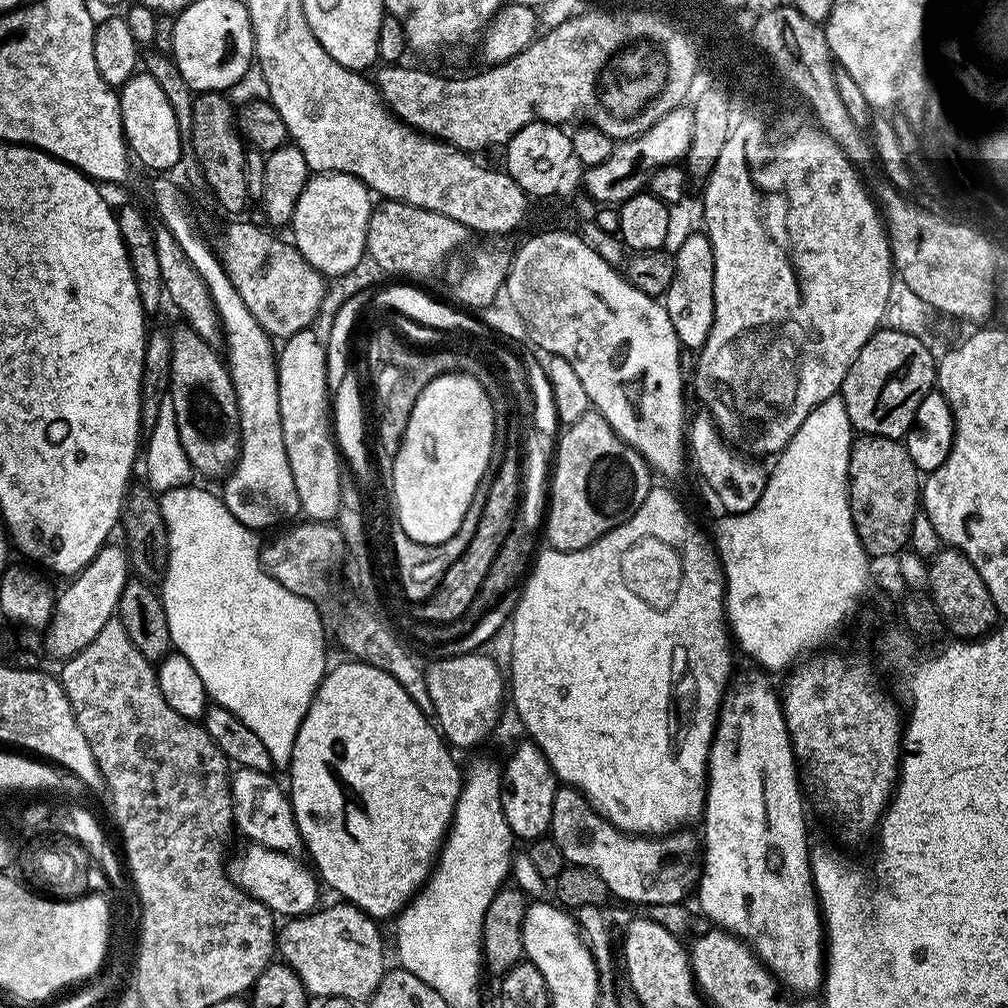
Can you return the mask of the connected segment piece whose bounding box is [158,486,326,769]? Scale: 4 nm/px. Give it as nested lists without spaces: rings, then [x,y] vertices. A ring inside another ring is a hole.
[[[187,486],[161,492],[158,499],[169,536],[169,560],[162,581],[162,599],[166,622],[170,622],[173,649],[194,666],[209,701],[236,715],[262,740],[275,767],[287,769],[292,762],[294,738],[326,671],[326,629],[320,610],[266,574],[260,561],[262,540],[256,537],[259,535],[242,526],[217,493],[215,496],[204,488]]]

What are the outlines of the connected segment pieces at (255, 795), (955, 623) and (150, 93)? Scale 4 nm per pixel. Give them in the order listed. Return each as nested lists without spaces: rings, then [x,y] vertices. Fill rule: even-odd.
[[[237,767],[231,773],[234,824],[238,832],[245,836],[245,841],[270,850],[296,854],[301,851],[302,841],[292,801],[289,793],[280,789],[279,782],[273,776],[271,771],[259,772],[243,767]]]
[[[944,546],[927,567],[927,591],[947,631],[955,639],[979,639],[989,634],[997,625],[998,613],[994,598],[990,598],[990,590],[986,590],[986,582],[982,582],[982,574],[974,570],[970,558],[963,556],[956,548]]]
[[[140,70],[130,77],[119,89],[120,113],[124,138],[128,142],[131,155],[140,160],[156,174],[164,174],[167,168],[181,163],[178,119],[174,114],[174,106],[170,106],[170,98],[166,98],[166,90],[154,82],[148,73]]]

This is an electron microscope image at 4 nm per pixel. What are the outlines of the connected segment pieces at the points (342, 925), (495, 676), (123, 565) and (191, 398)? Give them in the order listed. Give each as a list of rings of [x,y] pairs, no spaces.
[[[347,902],[336,903],[340,904],[289,919],[285,923],[288,925],[279,929],[278,952],[283,963],[290,964],[298,974],[309,997],[337,996],[367,1002],[378,990],[386,971],[384,940],[376,925],[379,923],[361,908]]]
[[[477,650],[464,656],[436,658],[432,665],[423,669],[435,723],[453,749],[472,748],[482,743],[495,730],[500,720],[500,707],[506,704],[505,669],[491,655],[483,654]]]
[[[119,543],[105,544],[100,549],[100,553],[84,569],[65,583],[68,585],[64,589],[59,589],[52,623],[43,633],[45,650],[57,662],[63,662],[78,654],[82,646],[90,646],[90,641],[96,637],[98,630],[102,630],[102,626],[106,626],[106,622],[116,616],[116,607],[129,579],[128,553]]]
[[[187,326],[179,327],[173,330],[172,341],[170,341],[172,357],[168,367],[168,383],[174,414],[177,416],[182,449],[185,450],[186,458],[199,475],[201,472],[204,476],[224,478],[232,471],[232,467],[236,465],[236,460],[240,456],[240,415],[236,391],[221,353],[219,356],[216,353],[217,349],[200,338],[194,329]]]

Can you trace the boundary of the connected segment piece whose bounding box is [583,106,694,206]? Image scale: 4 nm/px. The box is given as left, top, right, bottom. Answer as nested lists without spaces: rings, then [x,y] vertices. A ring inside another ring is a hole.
[[[681,106],[670,110],[670,114],[666,114],[657,124],[650,126],[650,130],[646,130],[641,136],[635,136],[632,140],[621,140],[615,145],[610,154],[610,158],[606,158],[606,162],[602,162],[598,166],[587,169],[583,174],[584,188],[597,201],[600,206],[619,206],[625,200],[635,196],[651,181],[653,172],[659,168],[665,168],[667,164],[676,164],[683,161],[687,157],[690,150],[690,138],[694,134],[694,114],[691,107]]]

